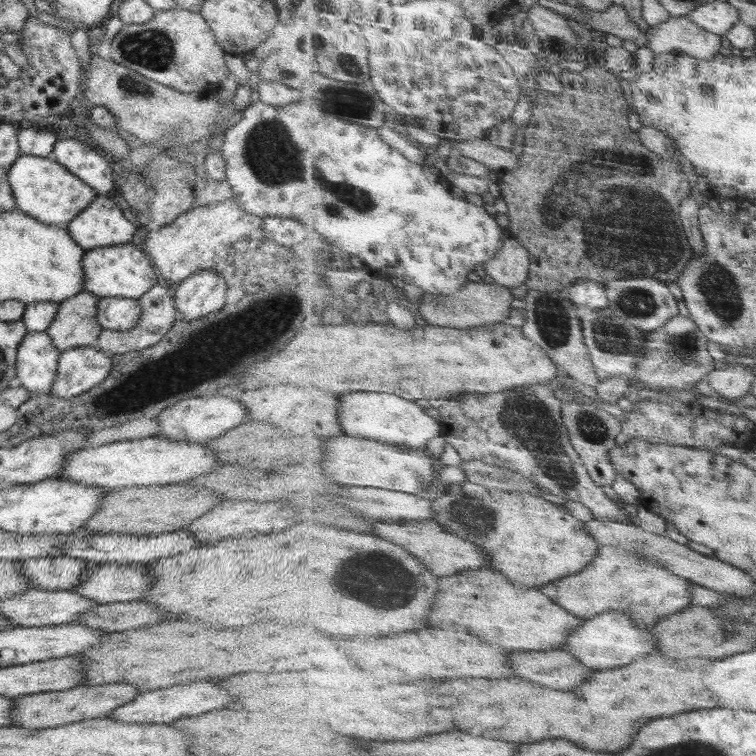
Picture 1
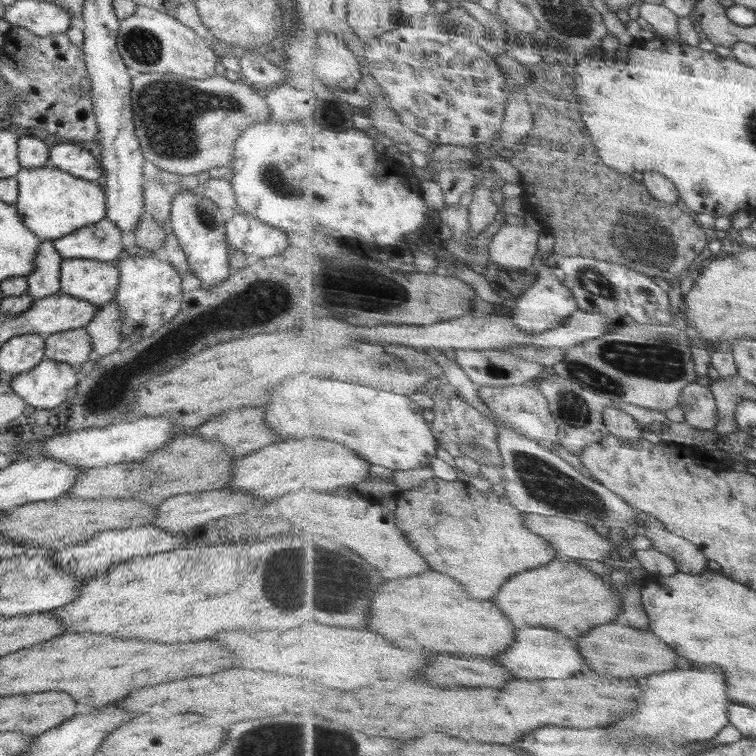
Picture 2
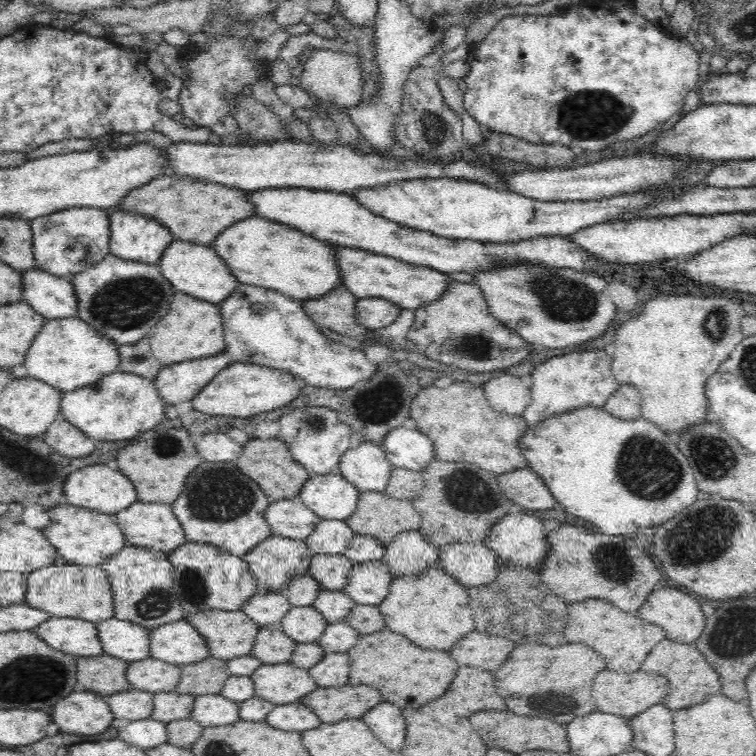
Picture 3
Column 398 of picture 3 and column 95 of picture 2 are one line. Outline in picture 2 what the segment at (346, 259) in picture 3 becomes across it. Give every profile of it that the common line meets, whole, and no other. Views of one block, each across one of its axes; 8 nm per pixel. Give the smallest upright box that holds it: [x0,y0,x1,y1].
[60,259,118,307]

